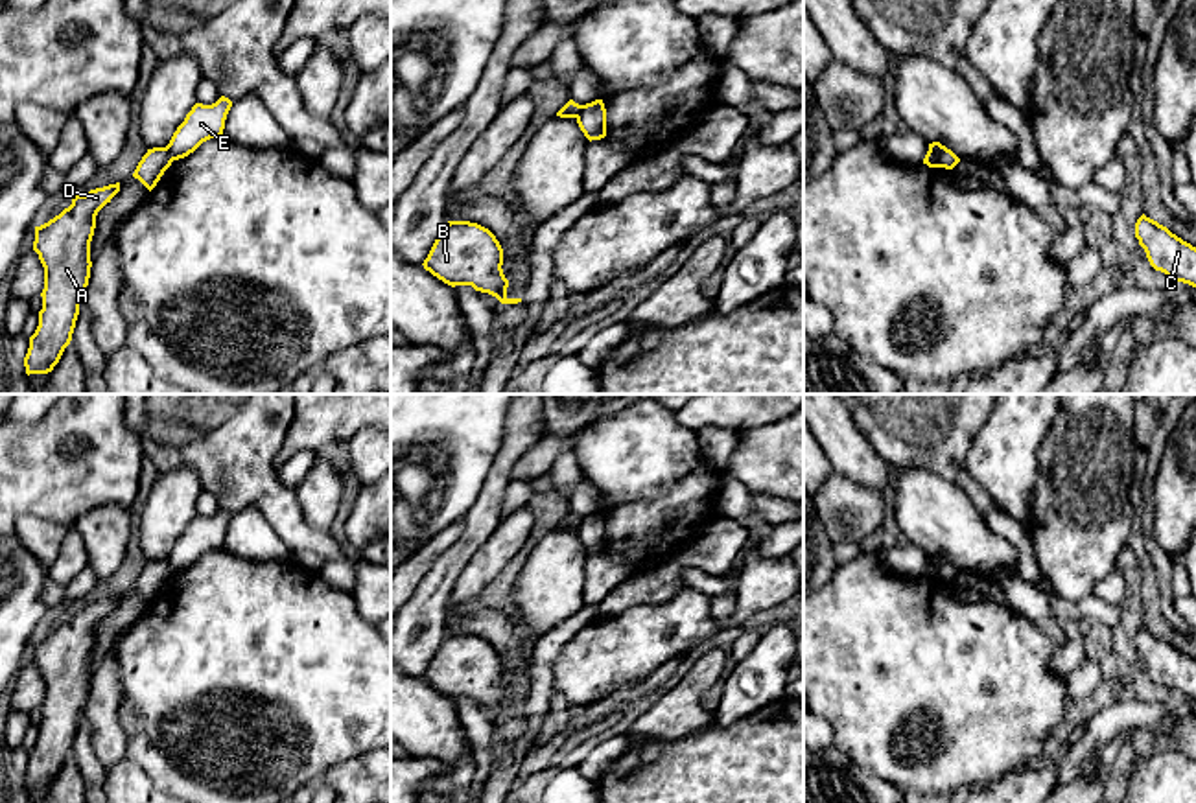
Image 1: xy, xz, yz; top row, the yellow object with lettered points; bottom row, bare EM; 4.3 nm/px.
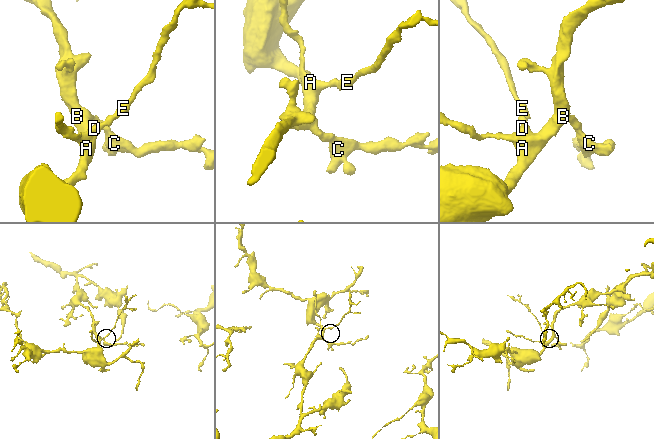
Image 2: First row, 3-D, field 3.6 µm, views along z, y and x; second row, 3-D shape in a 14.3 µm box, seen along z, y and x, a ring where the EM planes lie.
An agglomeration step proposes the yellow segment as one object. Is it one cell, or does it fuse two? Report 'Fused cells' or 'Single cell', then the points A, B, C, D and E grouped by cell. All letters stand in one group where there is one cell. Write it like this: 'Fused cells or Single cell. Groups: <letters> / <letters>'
Fused cells. Groups: A B C D / E

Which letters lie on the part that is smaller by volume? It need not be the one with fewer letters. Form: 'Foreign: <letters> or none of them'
Foreign: E

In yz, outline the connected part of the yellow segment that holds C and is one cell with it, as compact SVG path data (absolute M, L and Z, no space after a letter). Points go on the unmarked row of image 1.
M1144 626L1135 635L1135 650L1155 683L1196 700L1196 659Z

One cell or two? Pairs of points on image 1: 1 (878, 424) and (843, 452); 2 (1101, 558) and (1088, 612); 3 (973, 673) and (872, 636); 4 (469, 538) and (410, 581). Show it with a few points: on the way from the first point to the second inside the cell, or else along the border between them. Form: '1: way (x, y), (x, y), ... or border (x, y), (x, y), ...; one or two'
1: border (850, 413), (870, 446), (889, 465); two
2: border (1049, 582), (1058, 595), (1071, 601), (1091, 593); two
3: way (948, 673), (909, 673), (898, 662); one
4: border (463, 531), (410, 597); two

